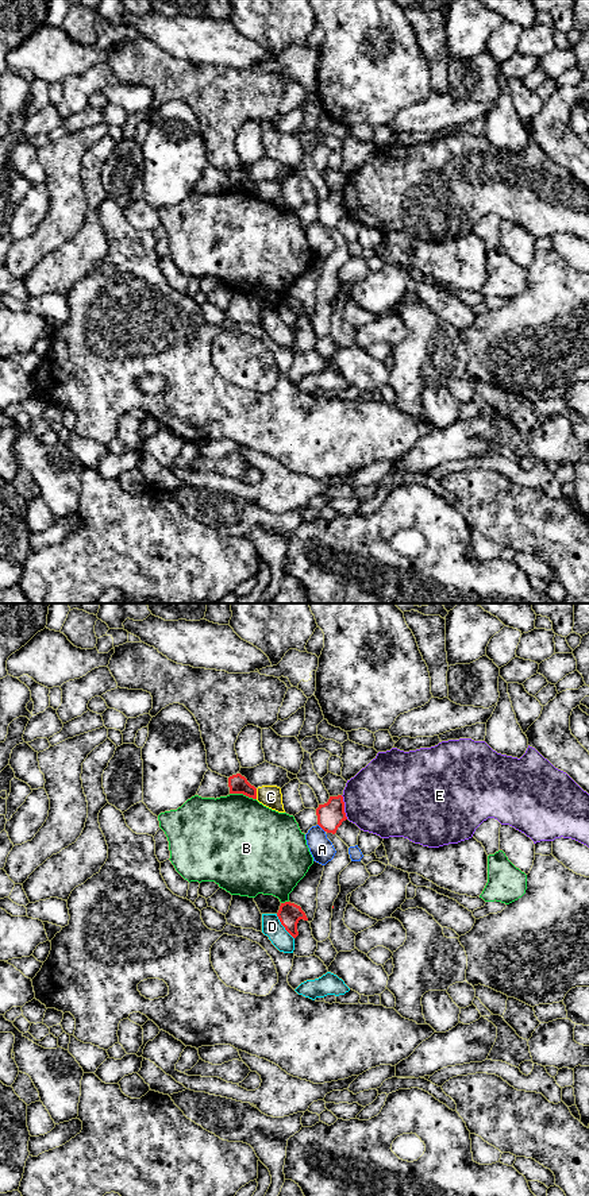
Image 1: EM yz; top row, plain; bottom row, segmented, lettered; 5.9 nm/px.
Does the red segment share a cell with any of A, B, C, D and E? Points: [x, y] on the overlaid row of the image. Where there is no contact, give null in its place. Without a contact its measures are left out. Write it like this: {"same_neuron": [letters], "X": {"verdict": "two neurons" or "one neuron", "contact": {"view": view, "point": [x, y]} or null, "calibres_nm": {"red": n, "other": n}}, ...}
{"same_neuron": [], "A": {"verdict": "two neurons", "contact": {"view": "yz", "point": [320, 826]}, "calibres_nm": {"red": 160, "other": 140}}, "B": {"verdict": "two neurons", "contact": {"view": "yz", "point": [243, 794]}, "calibres_nm": {"red": 110, "other": 480}}, "C": {"verdict": "two neurons", "contact": {"view": "yz", "point": [255, 794]}, "calibres_nm": {"red": 110, "other": 130}}, "D": {"verdict": "two neurons", "contact": {"view": "yz", "point": [283, 925]}, "calibres_nm": {"red": 140, "other": 120}}, "E": {"verdict": "two neurons", "contact": {"view": "yz", "point": [343, 807]}, "calibres_nm": {"red": 160, "other": 440}}}

